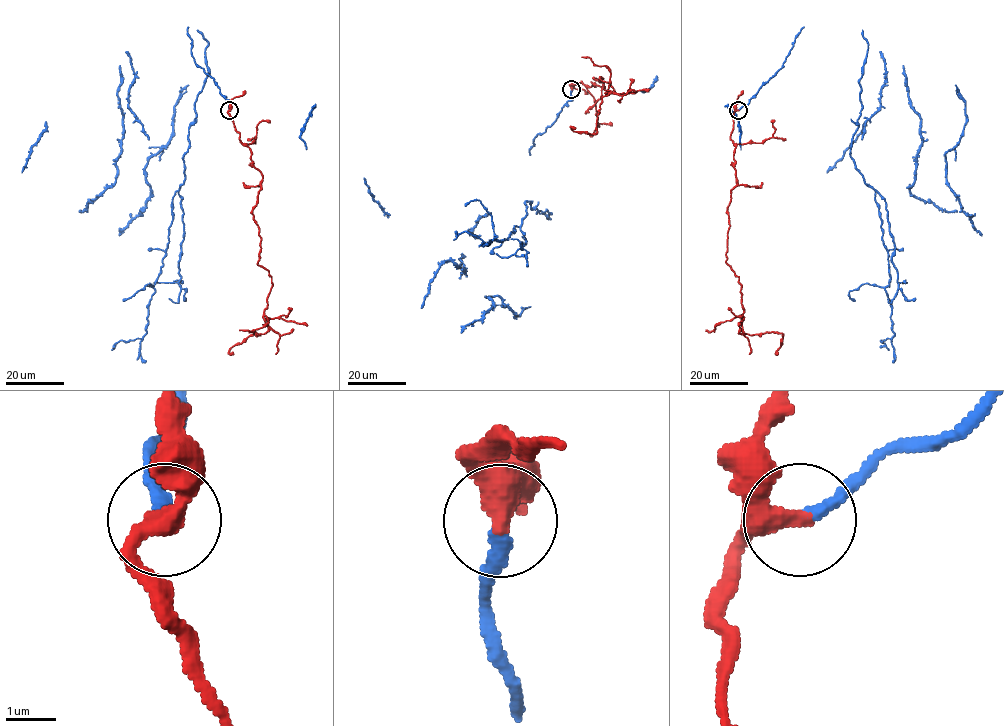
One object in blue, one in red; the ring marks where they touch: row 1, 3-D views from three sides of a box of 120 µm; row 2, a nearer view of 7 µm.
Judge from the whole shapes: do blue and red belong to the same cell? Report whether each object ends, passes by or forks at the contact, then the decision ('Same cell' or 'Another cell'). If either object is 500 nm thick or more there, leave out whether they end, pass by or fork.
At the ring blue ends. At the ring red passes by. Same cell

